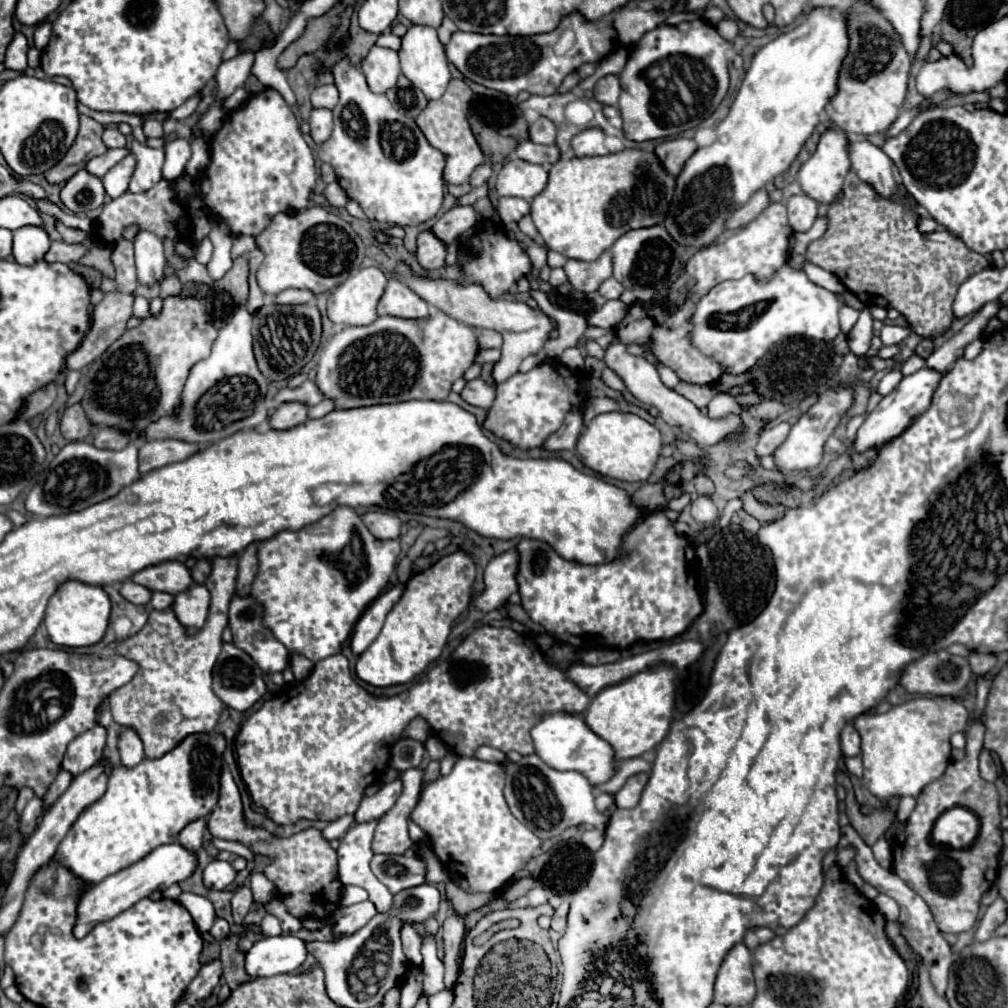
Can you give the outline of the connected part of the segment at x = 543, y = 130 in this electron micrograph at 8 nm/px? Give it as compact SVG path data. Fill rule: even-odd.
M538 118L532 126L530 126L530 140L536 144L554 144L556 138L556 126L552 120L548 118Z

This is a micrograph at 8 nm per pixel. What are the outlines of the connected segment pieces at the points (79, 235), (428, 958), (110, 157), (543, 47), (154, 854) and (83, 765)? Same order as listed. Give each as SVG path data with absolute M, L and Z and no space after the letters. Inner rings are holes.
M56 222L56 226L58 226L63 240L69 244L83 242L88 237L88 233L80 229L66 227L62 222Z
M424 936L424 946L422 946L422 954L424 954L424 966L422 966L422 974L424 974L424 994L436 994L444 990L444 964L442 960L436 956L436 940L430 936Z
M114 148L114 150L106 150L102 156L98 158L92 158L88 164L86 164L86 170L90 170L90 174L102 178L114 164L118 164L124 156L128 156L130 150L128 148Z
M572 12L566 18L562 18L560 26L554 32L548 32L548 34L534 34L534 36L492 36L490 34L490 36L484 36L484 34L472 34L472 32L454 32L450 42L446 44L446 56L468 80L482 84L486 88L504 92L508 96L518 96L520 92L550 96L558 90L558 86L570 72L578 70L586 62L604 60L614 48L616 48L616 30L610 20L588 20L580 12ZM566 30L574 30L576 40L566 52L560 52L558 42L562 40L562 34Z
M178 842L158 846L146 858L142 858L136 864L104 878L98 886L90 886L82 894L80 904L78 904L78 922L74 926L74 936L84 938L96 922L104 922L104 920L118 916L122 910L128 910L134 902L150 896L154 890L166 890L168 886L172 886L176 882L188 880L196 872L196 868L198 868L198 854L196 852L190 852L188 848L184 848Z
M96 730L80 734L78 738L74 738L74 742L68 744L62 768L70 770L74 776L86 772L100 760L104 744L106 744L106 734L100 734Z

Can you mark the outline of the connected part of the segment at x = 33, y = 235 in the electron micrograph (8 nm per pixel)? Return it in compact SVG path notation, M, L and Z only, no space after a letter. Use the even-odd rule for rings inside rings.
M22 226L14 230L14 258L18 264L34 264L44 258L50 238L42 226Z

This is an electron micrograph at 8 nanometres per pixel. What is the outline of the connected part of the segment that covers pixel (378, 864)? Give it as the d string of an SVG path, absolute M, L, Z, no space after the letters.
M376 854L372 858L372 872L392 894L412 886L426 884L426 864L416 854L414 856Z

